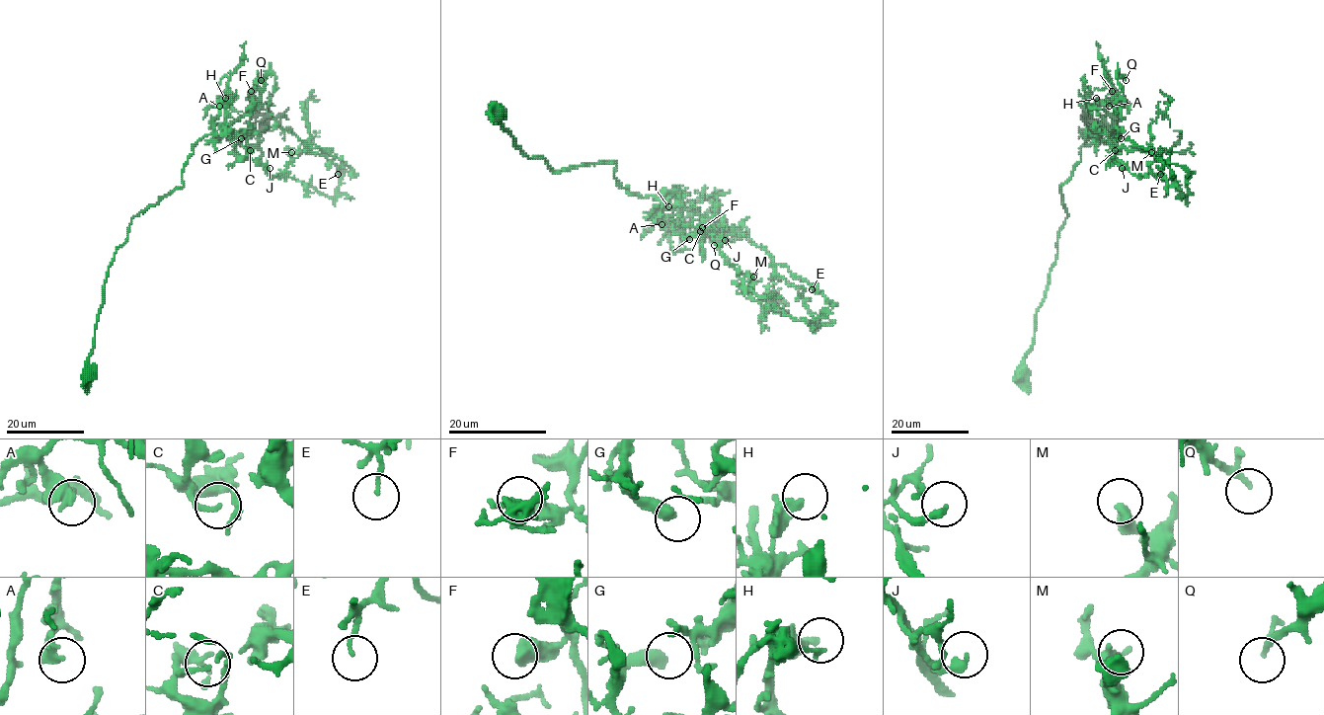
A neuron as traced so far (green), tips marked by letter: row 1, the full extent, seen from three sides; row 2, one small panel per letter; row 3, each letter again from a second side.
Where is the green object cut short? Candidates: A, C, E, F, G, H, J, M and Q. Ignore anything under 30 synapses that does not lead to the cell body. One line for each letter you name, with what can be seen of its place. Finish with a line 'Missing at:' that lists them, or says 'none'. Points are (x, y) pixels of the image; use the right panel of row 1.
G: Place: (1121, 138)
Missing at: G

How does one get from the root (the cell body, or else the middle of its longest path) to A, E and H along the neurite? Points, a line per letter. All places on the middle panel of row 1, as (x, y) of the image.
A: (496, 113), (518, 148), (554, 171), (616, 161), (621, 187), (662, 200), (662, 224)
E: (496, 113), (528, 158), (543, 158), (554, 171), (616, 161), (621, 187), (739, 231), (817, 291), (812, 289)
H: (496, 113), (528, 158), (543, 158), (554, 171), (616, 161), (613, 175), (621, 187), (654, 196), (668, 206)

